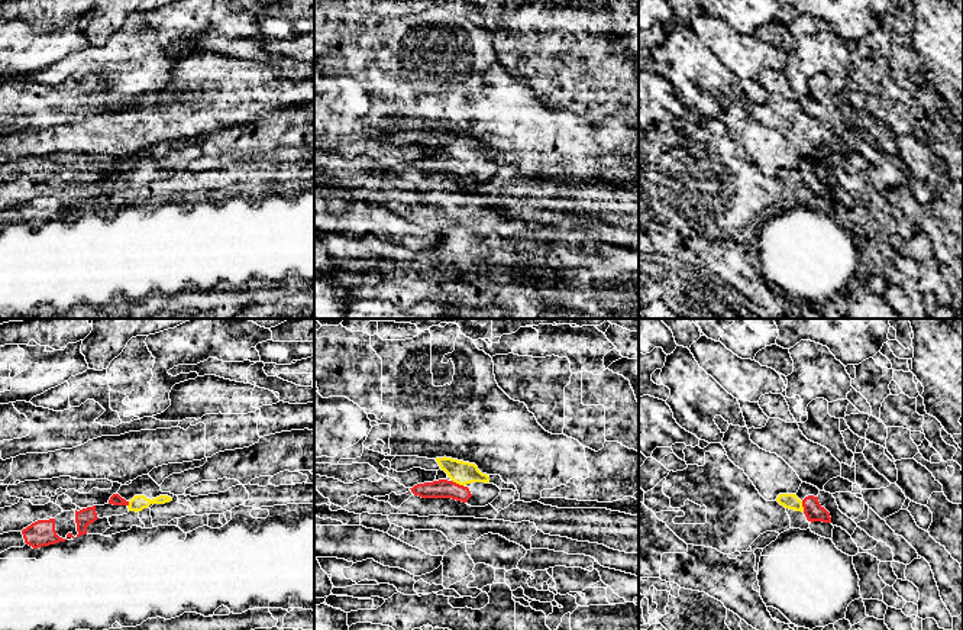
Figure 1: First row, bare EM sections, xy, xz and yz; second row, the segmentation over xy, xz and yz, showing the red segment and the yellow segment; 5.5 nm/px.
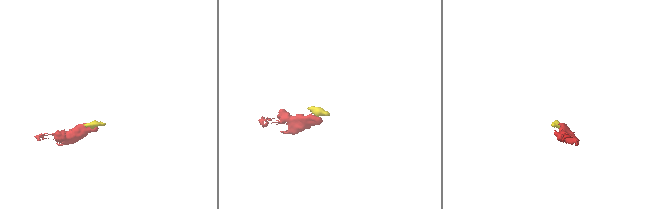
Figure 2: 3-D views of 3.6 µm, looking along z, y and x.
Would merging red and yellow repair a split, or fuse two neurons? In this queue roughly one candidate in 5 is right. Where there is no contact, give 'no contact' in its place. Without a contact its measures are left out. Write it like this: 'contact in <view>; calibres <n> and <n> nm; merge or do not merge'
contact in xz; calibres 110 and 130 nm; merge

